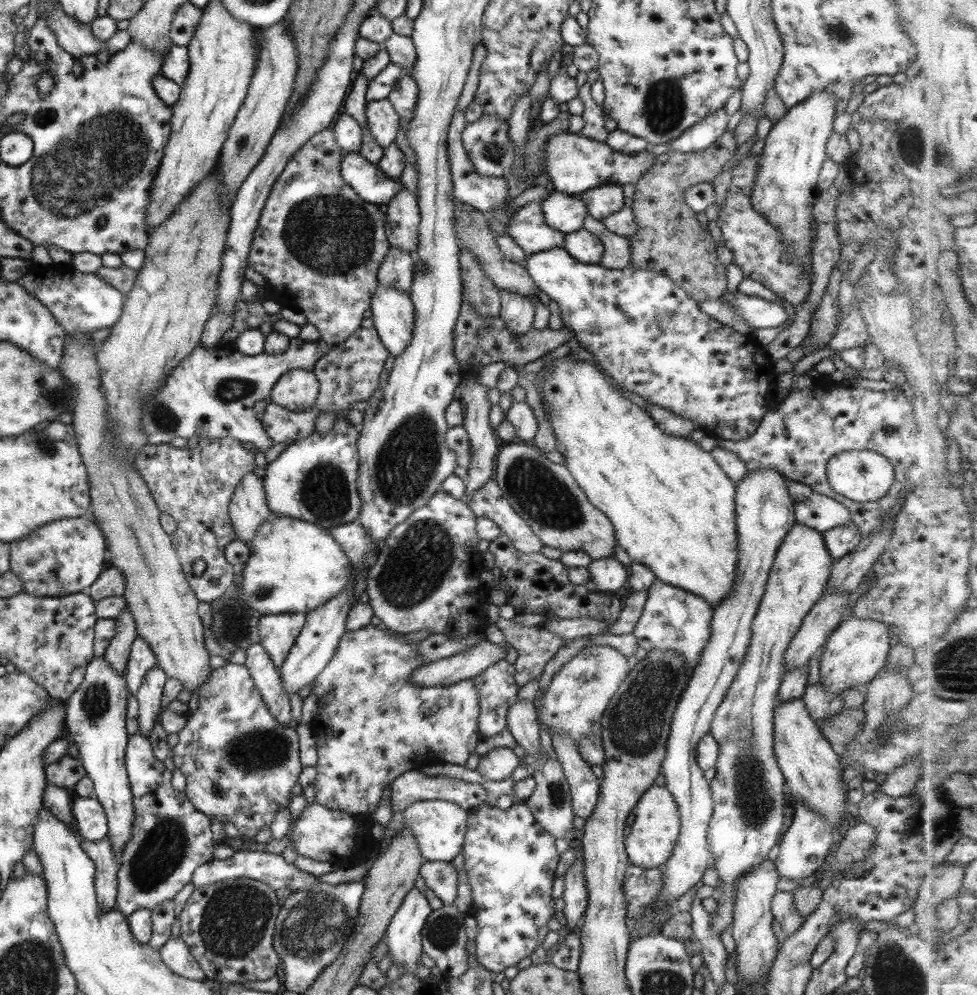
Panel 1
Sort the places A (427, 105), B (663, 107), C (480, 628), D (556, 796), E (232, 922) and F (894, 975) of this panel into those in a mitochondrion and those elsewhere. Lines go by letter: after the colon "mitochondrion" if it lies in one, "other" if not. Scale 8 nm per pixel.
A: other
B: mitochondrion
C: other
D: mitochondrion
E: mitochondrion
F: mitochondrion

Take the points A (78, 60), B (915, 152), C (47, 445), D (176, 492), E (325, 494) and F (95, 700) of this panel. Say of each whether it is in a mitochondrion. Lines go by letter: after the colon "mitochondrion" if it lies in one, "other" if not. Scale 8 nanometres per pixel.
A: other
B: mitochondrion
C: mitochondrion
D: other
E: mitochondrion
F: mitochondrion

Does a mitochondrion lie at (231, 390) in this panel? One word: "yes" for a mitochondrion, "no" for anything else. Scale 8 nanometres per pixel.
yes

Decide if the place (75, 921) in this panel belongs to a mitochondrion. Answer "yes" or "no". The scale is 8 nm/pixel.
no

